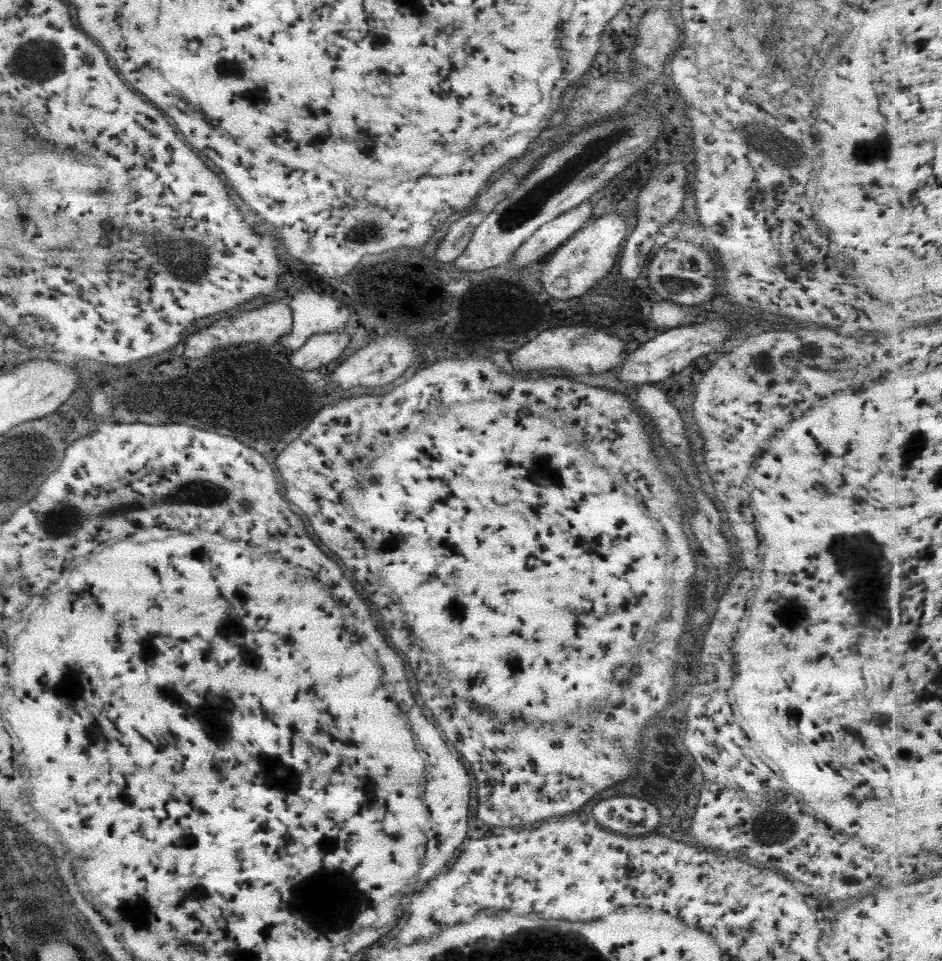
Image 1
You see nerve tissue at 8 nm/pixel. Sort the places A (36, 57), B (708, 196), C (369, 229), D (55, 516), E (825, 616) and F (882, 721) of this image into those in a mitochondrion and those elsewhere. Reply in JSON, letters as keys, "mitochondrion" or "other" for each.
{"A":"mitochondrion","B":"other","C":"mitochondrion","D":"mitochondrion","E":"other","F":"other"}

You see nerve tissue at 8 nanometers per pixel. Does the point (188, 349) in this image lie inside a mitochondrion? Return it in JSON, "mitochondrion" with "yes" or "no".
{"mitochondrion":"no"}

